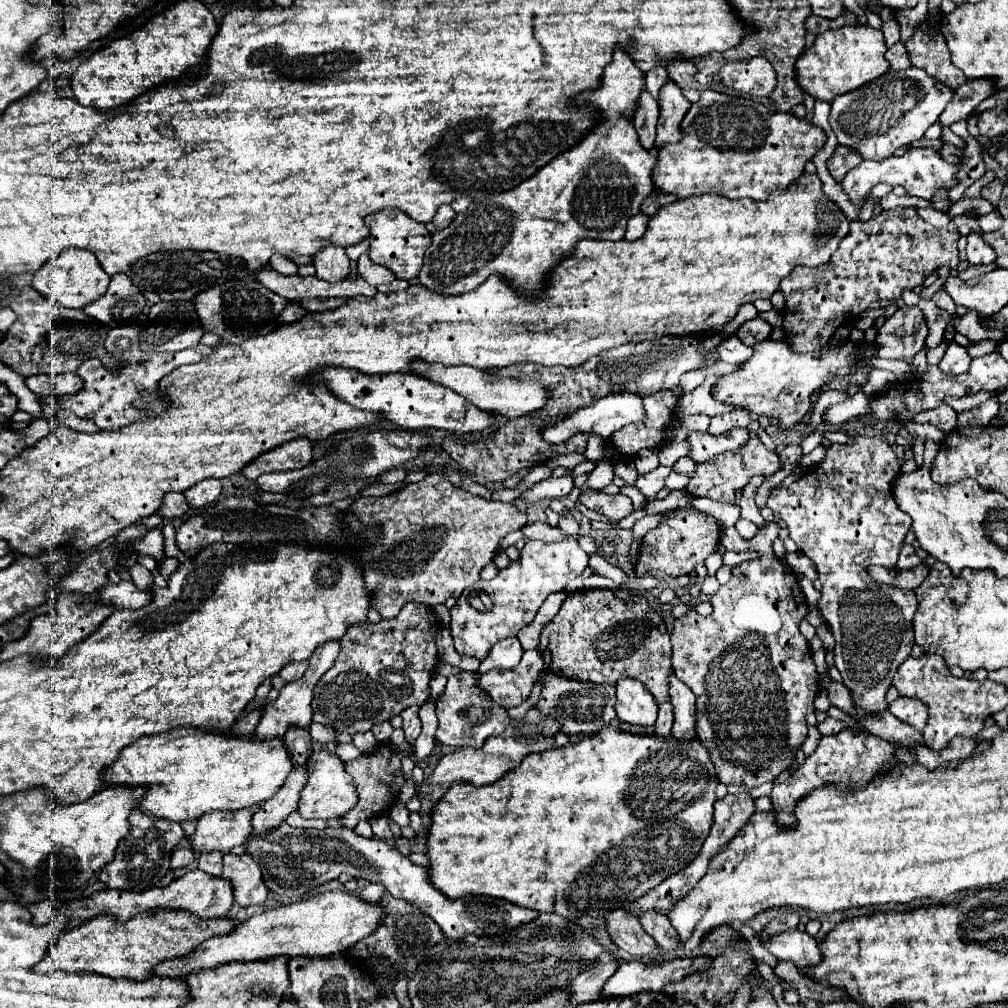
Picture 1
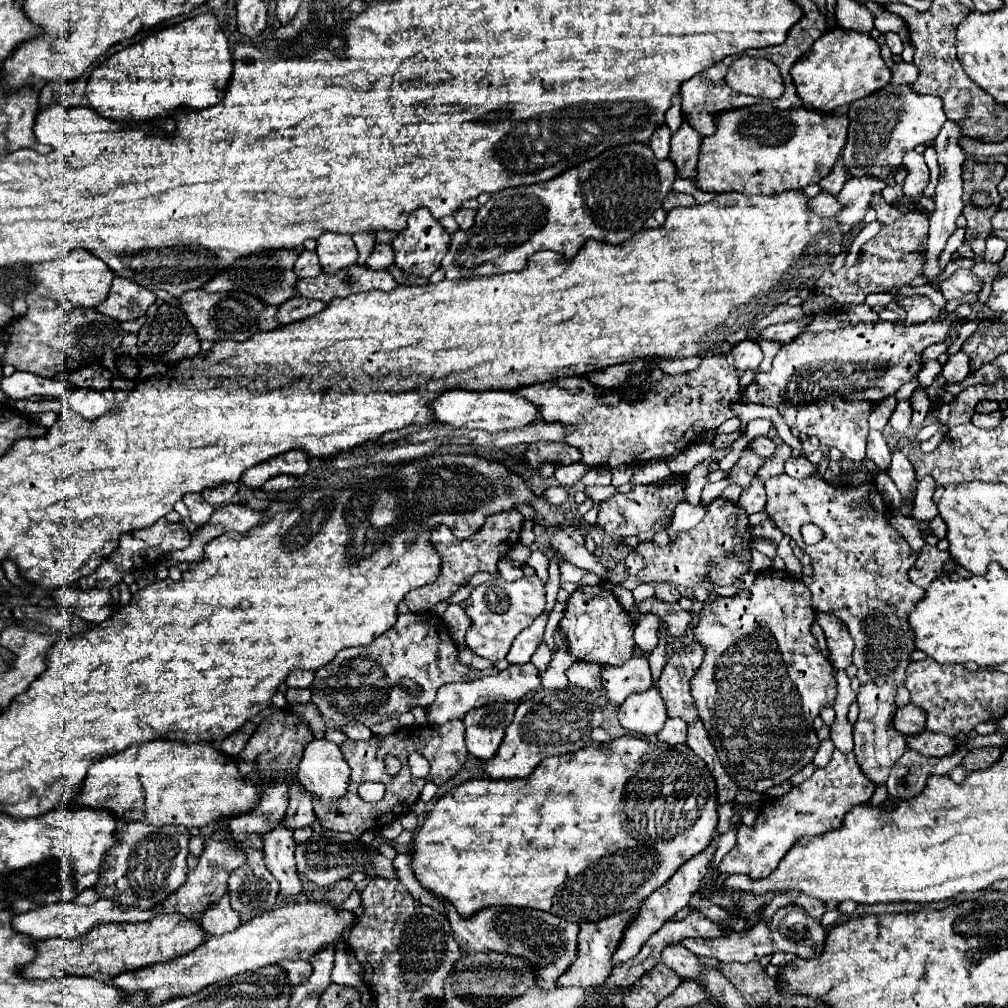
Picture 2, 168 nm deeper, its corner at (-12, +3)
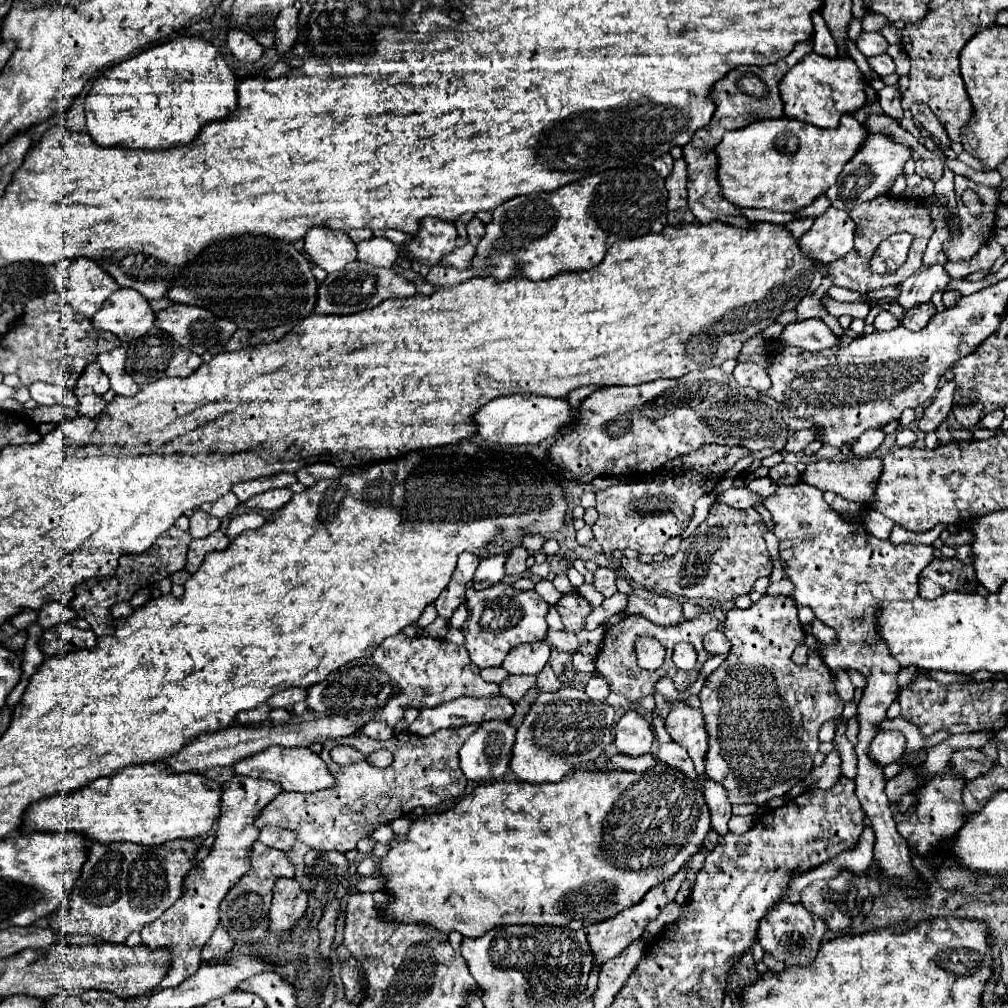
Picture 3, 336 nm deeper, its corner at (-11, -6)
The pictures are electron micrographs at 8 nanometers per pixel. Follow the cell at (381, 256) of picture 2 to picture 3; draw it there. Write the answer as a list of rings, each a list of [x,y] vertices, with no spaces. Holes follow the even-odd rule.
[[[372,237],[362,241],[358,247],[358,259],[376,267],[392,267],[398,259],[398,245],[390,243],[384,237]]]

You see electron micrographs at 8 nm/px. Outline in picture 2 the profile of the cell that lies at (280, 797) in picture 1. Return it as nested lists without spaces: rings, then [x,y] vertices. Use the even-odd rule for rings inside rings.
[[[277,826],[273,832],[267,832],[263,840],[265,840],[263,846],[265,864],[279,882],[279,894],[281,896],[299,894],[303,890],[303,884],[299,880],[293,860],[293,852],[297,846],[293,840],[293,832],[289,832],[289,828]]]

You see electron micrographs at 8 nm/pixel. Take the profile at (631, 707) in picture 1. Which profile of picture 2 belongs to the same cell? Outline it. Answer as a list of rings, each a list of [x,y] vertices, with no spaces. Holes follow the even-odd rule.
[[[649,688],[643,694],[629,696],[619,706],[617,718],[625,730],[649,738],[649,736],[655,736],[663,728],[667,720],[667,712],[665,712],[665,704],[659,692],[655,688]]]

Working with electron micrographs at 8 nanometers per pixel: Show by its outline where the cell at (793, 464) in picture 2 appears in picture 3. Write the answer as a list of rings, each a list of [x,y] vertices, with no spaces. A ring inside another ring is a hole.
[[[878,457],[860,459],[860,463],[856,465],[822,459],[812,461],[800,475],[800,481],[814,485],[822,491],[834,491],[836,495],[850,501],[870,503],[880,473],[882,473],[882,459]]]

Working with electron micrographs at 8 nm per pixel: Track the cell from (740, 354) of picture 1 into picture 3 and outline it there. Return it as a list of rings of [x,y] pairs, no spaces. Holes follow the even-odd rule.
[[[754,361],[738,363],[736,369],[732,371],[732,377],[734,377],[740,385],[744,385],[744,387],[754,387],[754,389],[760,391],[760,393],[768,391],[768,387],[770,387],[770,377],[768,377],[766,369],[760,367],[758,363],[754,363]]]

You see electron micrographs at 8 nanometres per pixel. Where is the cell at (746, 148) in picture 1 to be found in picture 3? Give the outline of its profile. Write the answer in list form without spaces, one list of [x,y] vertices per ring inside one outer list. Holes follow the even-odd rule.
[[[844,115],[836,129],[822,129],[798,119],[768,119],[754,121],[744,129],[734,129],[724,133],[720,145],[716,145],[718,157],[718,181],[724,197],[738,207],[756,207],[756,209],[772,209],[772,211],[798,211],[810,205],[818,195],[826,193],[828,187],[836,181],[840,169],[852,159],[852,155],[860,149],[866,137],[866,127],[858,123],[852,115]]]

